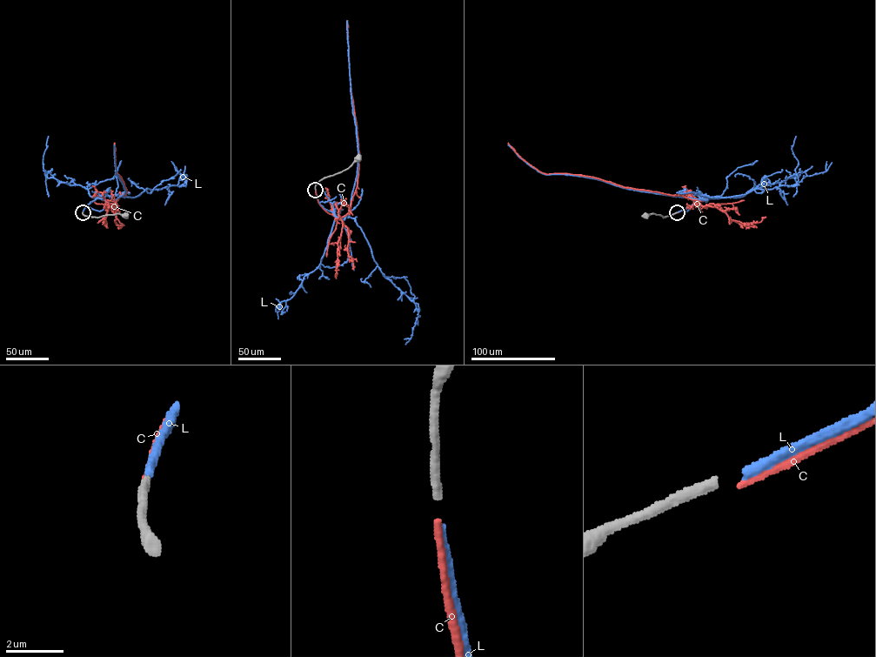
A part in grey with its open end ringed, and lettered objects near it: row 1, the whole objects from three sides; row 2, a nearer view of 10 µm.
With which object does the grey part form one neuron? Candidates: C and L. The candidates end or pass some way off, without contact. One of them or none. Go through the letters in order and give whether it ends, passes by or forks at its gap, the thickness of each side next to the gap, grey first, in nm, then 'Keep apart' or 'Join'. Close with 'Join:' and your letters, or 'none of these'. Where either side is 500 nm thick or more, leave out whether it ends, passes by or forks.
C: It ends there. Thickness 320 nm (grey) against 240 nm. Keep apart
L: It ends there. Thickness 320 nm (grey) against 300 nm. Join
Join: L

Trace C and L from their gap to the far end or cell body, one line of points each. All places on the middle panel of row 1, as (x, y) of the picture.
C: (315, 190), (321, 206), (340, 217), (349, 211), (357, 185), (358, 147), (351, 92), (347, 21)
L: (315, 190), (320, 204), (344, 219), (350, 208), (358, 157), (351, 94), (346, 21)

